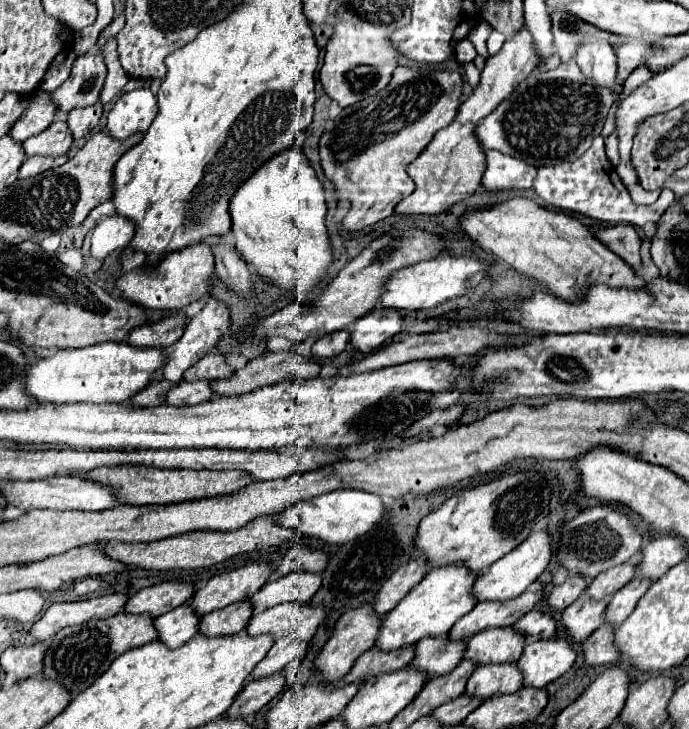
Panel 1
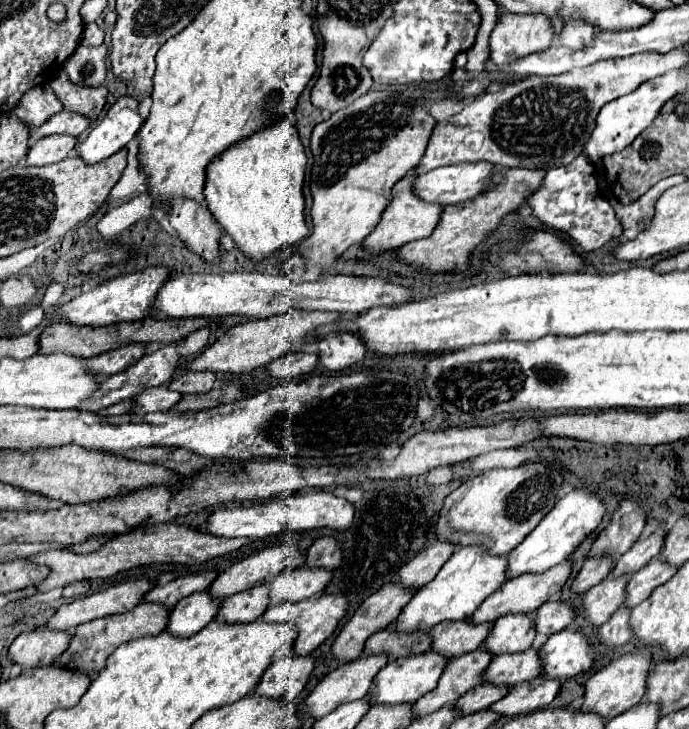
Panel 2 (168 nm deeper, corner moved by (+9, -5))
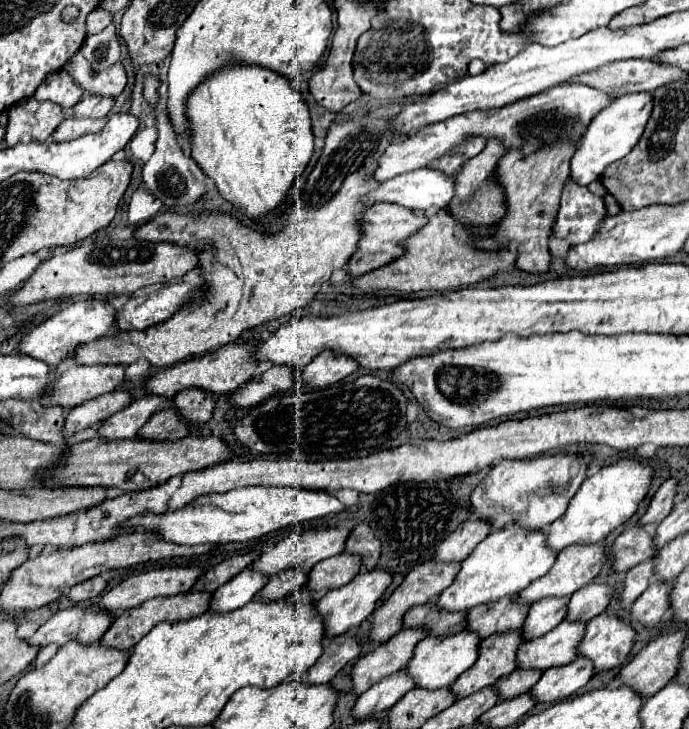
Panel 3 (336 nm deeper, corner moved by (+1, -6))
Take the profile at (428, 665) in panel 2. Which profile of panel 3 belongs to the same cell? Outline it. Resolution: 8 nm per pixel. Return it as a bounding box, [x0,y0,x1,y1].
[407,630,479,690]

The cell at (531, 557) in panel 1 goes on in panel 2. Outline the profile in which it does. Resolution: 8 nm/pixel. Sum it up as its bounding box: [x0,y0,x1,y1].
[507,489,605,579]

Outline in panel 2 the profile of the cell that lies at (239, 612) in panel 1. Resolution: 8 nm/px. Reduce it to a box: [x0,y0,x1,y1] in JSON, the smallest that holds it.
[215,585,269,625]

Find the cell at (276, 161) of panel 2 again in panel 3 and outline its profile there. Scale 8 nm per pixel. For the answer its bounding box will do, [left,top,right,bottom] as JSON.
[187,64,313,218]

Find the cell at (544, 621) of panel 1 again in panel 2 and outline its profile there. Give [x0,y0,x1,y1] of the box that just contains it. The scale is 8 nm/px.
[535,601,573,635]

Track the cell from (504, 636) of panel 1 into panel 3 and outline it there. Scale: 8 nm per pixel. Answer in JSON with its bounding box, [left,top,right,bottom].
[523,598,567,640]

